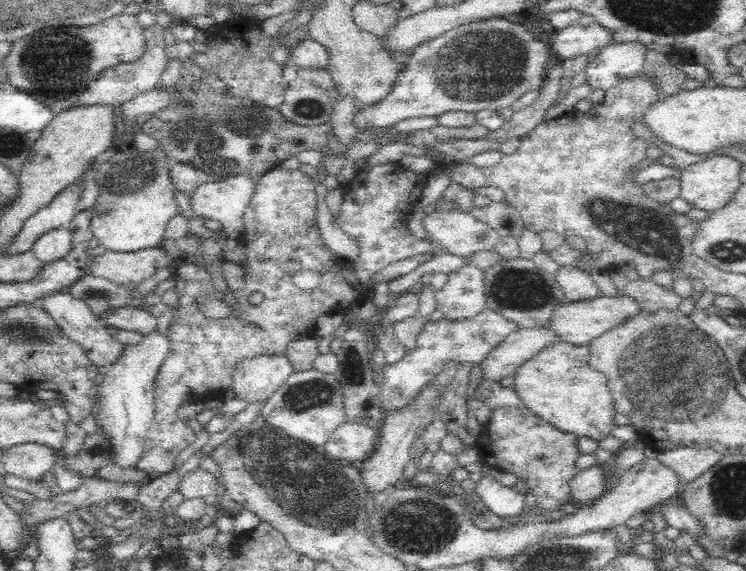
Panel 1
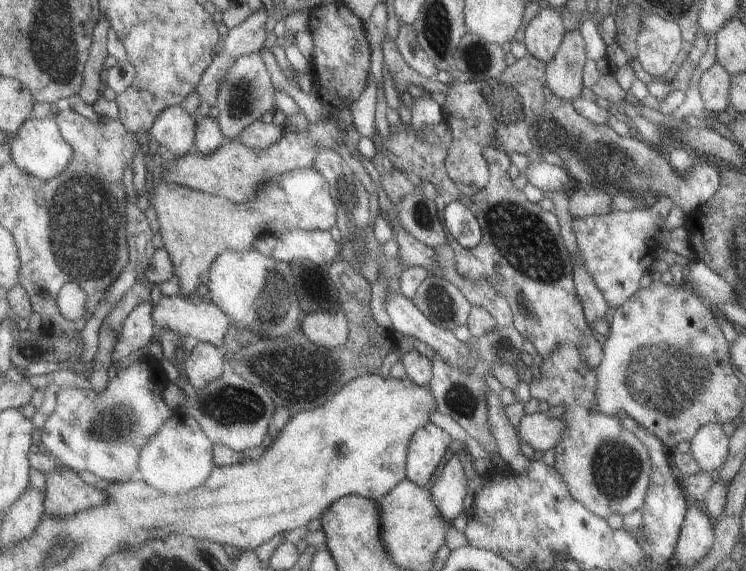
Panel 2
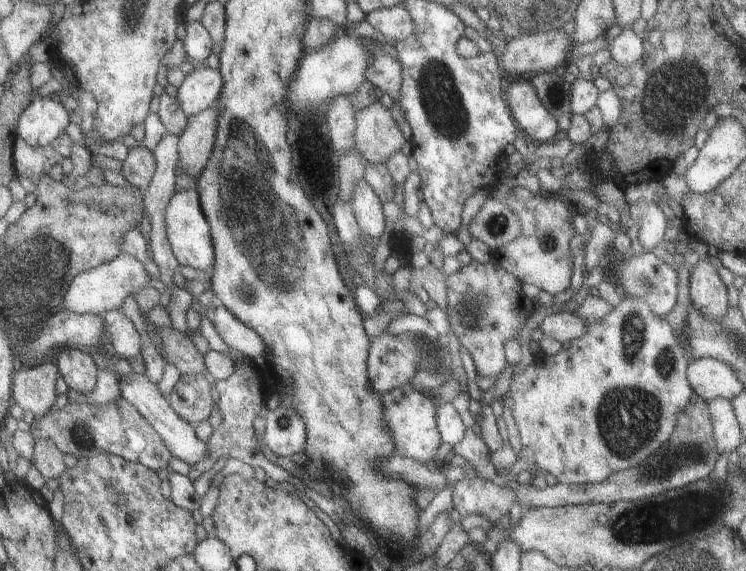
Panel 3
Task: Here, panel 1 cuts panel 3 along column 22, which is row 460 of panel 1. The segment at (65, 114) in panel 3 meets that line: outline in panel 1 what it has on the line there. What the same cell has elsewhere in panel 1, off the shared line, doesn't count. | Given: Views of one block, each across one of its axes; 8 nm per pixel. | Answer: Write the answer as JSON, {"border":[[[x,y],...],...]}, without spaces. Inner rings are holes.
{"border":[[[156,331],[147,334],[139,345],[127,345],[123,357],[109,368],[98,388],[101,405],[97,418],[111,438],[114,463],[122,468],[136,468],[144,452],[146,432],[154,414],[155,378],[168,348],[168,337]]]}

